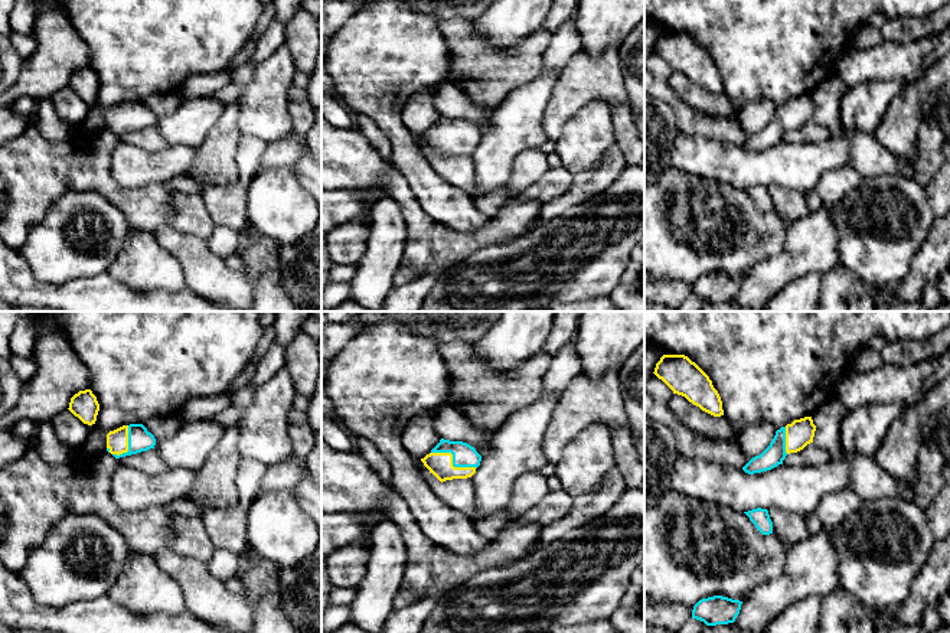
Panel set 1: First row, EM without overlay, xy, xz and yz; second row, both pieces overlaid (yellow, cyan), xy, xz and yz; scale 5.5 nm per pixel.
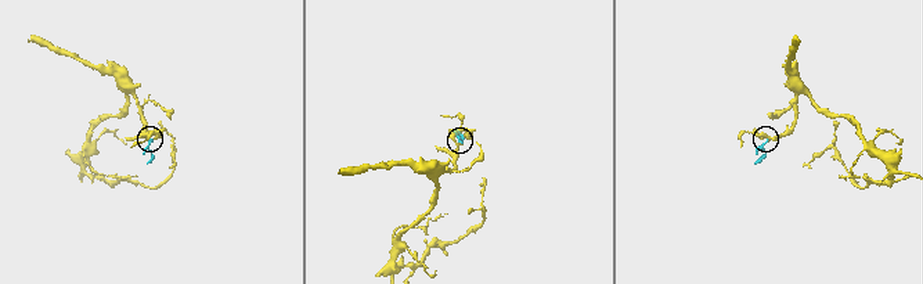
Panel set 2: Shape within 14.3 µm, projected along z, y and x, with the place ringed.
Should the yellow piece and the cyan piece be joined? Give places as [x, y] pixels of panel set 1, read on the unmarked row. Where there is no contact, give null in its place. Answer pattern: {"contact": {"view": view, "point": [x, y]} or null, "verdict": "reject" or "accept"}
{"contact": {"view": "xz", "point": [451, 139]}, "verdict": "accept"}

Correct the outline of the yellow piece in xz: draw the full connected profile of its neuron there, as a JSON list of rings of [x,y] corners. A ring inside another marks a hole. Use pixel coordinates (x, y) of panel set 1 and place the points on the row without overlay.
[[[441,115],[421,138],[443,160],[471,154],[480,143],[481,133],[467,120]]]

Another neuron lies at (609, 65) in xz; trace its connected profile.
[[[608,46],[600,56],[591,56],[584,48],[581,48],[569,59],[561,75],[556,78],[542,117],[542,128],[546,138],[556,141],[568,120],[591,101],[603,101],[610,110],[621,104],[629,104],[617,46]]]

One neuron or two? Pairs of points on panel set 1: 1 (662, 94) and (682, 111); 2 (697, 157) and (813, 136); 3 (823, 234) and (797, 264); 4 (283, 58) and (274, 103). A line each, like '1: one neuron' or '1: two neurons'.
1: one neuron
2: two neurons
3: one neuron
4: one neuron

